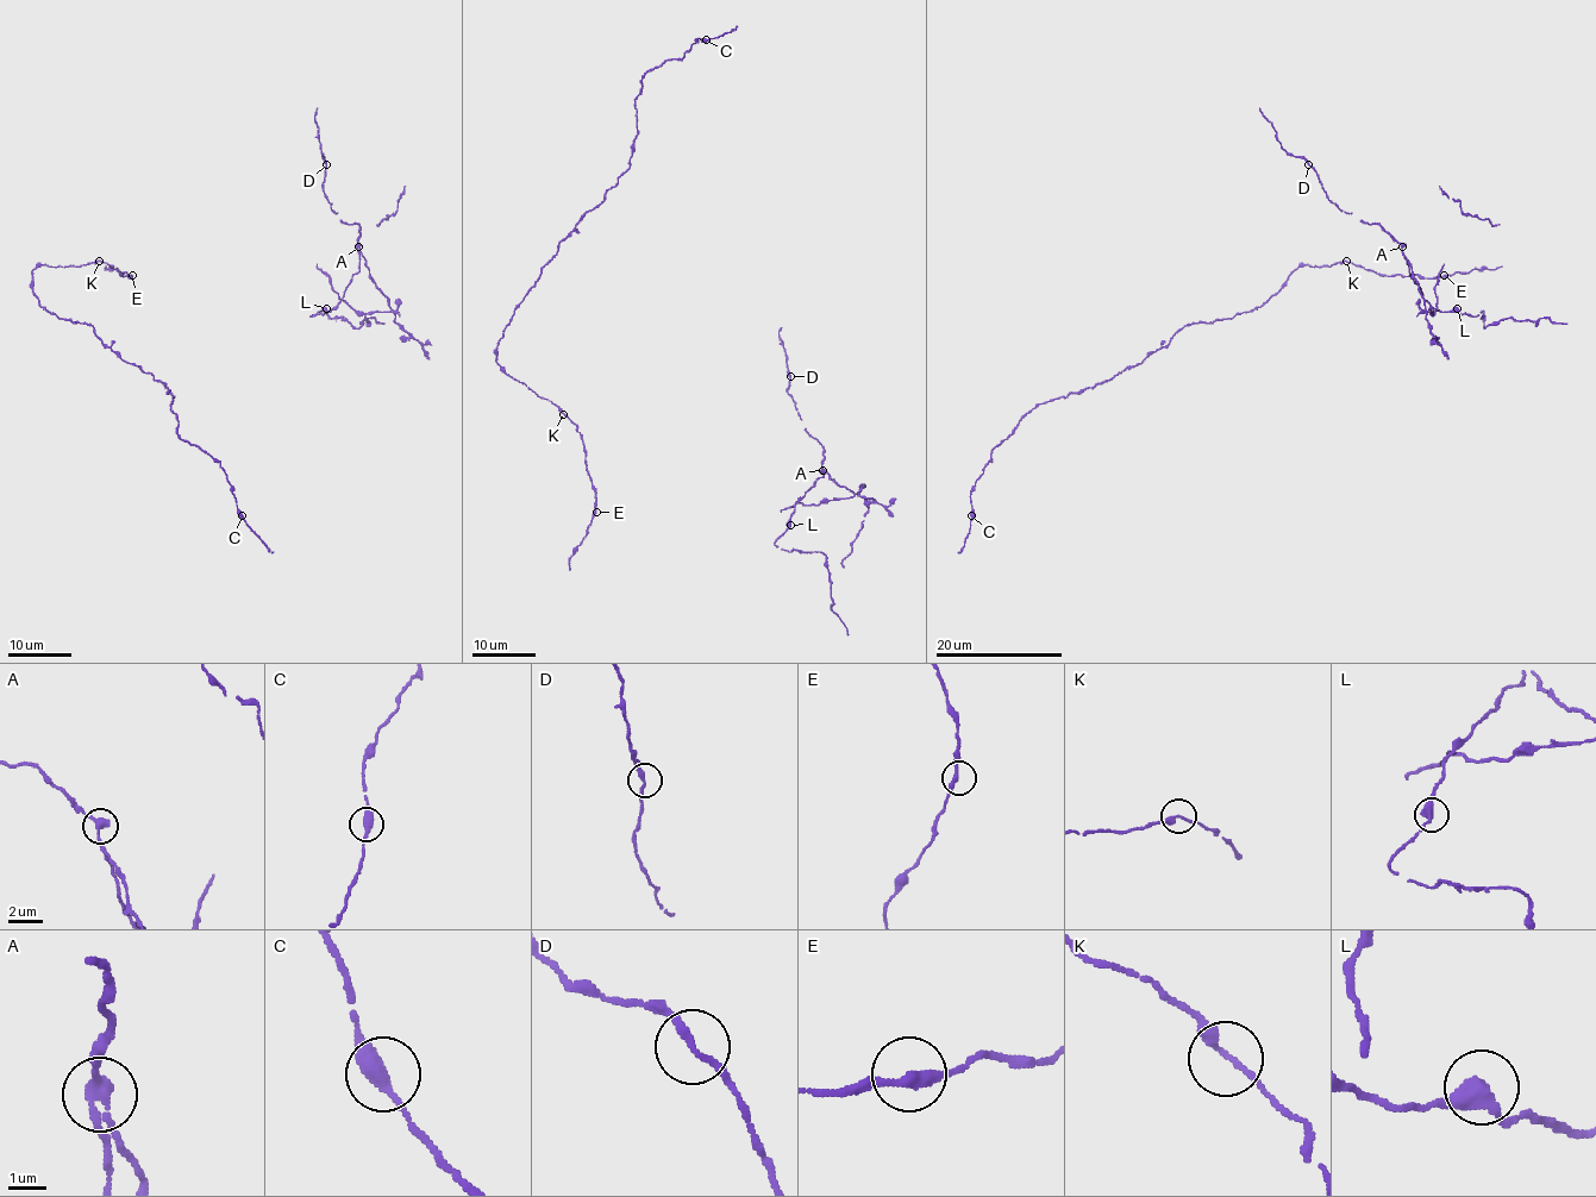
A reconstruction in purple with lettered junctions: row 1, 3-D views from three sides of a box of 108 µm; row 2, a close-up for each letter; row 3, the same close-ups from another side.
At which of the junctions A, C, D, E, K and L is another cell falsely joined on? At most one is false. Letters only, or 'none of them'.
A

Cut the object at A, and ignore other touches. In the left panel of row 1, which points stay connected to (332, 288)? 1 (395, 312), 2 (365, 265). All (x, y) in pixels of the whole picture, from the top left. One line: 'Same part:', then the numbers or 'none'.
Same part: 1, 2

